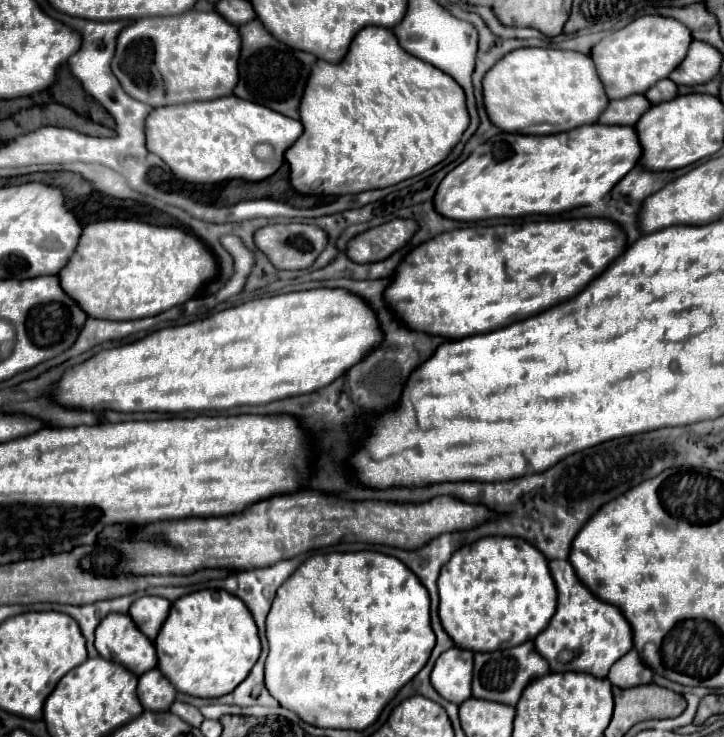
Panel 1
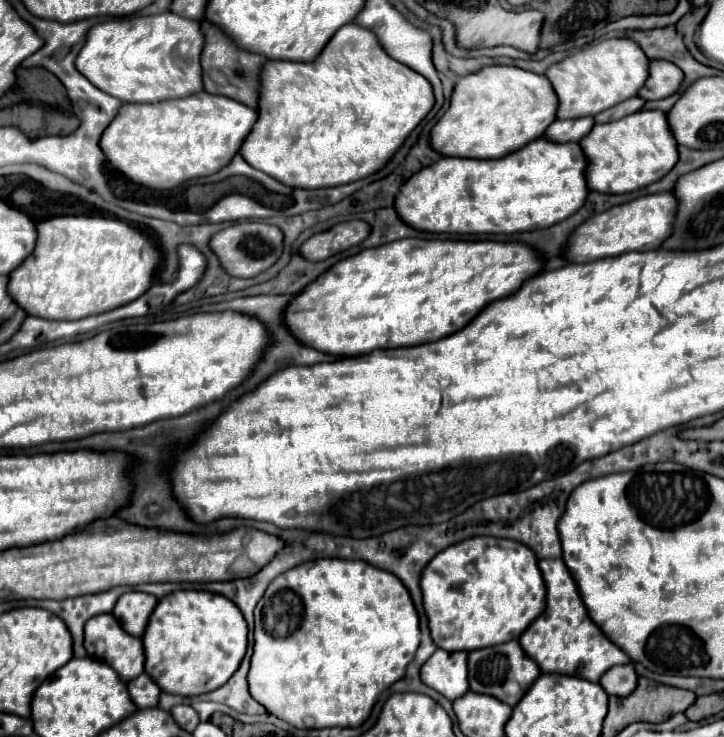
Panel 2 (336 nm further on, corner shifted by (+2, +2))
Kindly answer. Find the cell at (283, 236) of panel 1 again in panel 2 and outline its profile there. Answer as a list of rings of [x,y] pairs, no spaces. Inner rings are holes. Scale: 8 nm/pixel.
[[[240,222],[214,234],[210,240],[210,248],[220,258],[220,264],[230,276],[254,278],[260,272],[268,270],[282,256],[284,234],[278,226],[266,224],[266,222]]]

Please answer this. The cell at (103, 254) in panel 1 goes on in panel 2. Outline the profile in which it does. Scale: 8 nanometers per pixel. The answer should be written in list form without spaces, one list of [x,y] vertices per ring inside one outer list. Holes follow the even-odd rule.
[[[58,216],[44,220],[36,226],[40,240],[36,252],[28,256],[16,272],[10,274],[8,292],[28,312],[48,320],[78,320],[92,314],[102,314],[120,304],[130,304],[144,292],[148,292],[156,280],[156,272],[162,264],[160,246],[144,232],[128,226],[126,222],[102,216]]]

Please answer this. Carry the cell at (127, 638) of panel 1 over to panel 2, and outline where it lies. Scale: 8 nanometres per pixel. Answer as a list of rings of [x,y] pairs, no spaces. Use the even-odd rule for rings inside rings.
[[[112,614],[94,616],[84,628],[84,648],[90,658],[104,660],[116,668],[120,680],[128,682],[144,672],[142,640],[124,632]]]

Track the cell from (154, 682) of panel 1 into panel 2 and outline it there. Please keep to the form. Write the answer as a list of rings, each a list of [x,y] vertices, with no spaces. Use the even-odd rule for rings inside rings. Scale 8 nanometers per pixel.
[[[140,674],[138,678],[128,682],[128,692],[138,708],[152,708],[158,706],[162,690],[148,674]]]

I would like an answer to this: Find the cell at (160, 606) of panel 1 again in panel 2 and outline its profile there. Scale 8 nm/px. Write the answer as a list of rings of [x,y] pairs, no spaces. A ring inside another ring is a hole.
[[[128,592],[120,596],[112,614],[120,620],[120,624],[124,624],[126,632],[132,632],[132,636],[142,638],[148,618],[154,612],[156,604],[158,604],[158,598],[152,594]]]

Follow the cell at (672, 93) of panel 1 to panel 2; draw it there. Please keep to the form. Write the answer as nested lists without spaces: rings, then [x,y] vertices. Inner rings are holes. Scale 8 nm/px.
[[[634,96],[634,98],[628,98],[628,100],[620,102],[620,104],[612,106],[612,108],[608,108],[608,110],[596,114],[594,120],[596,120],[598,124],[602,124],[602,122],[612,122],[612,120],[620,120],[620,118],[624,118],[624,116],[628,116],[628,114],[634,114],[634,112],[642,110],[642,106],[644,106],[644,98]]]

